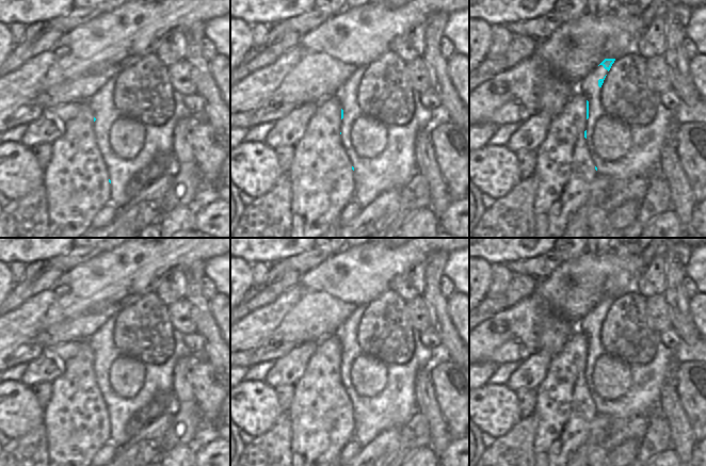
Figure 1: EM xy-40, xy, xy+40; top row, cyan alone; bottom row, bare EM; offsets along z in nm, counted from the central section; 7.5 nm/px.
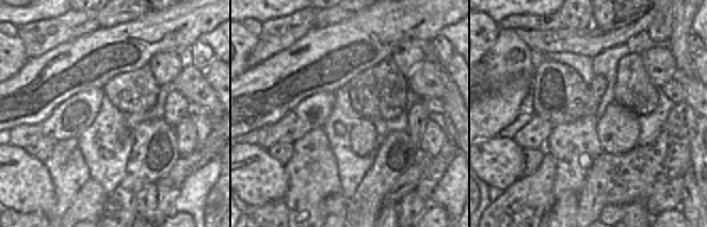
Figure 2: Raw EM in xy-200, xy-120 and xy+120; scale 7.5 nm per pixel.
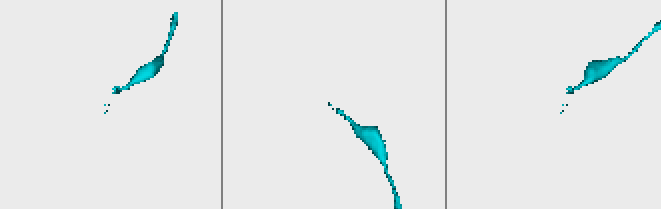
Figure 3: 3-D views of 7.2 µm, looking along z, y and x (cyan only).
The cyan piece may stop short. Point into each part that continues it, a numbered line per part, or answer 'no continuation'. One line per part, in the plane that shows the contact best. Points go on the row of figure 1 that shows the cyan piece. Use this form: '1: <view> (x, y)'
1: xy+40 (564, 169).

